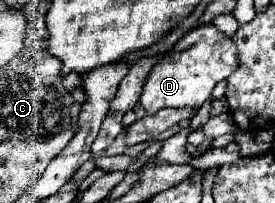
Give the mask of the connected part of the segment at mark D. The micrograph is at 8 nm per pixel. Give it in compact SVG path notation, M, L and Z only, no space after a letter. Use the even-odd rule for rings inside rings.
M214 24L206 28L192 28L182 36L168 52L168 58L158 62L150 72L140 104L148 114L156 114L162 108L200 108L212 94L220 80L226 80L238 68L238 50L232 38L222 34Z

